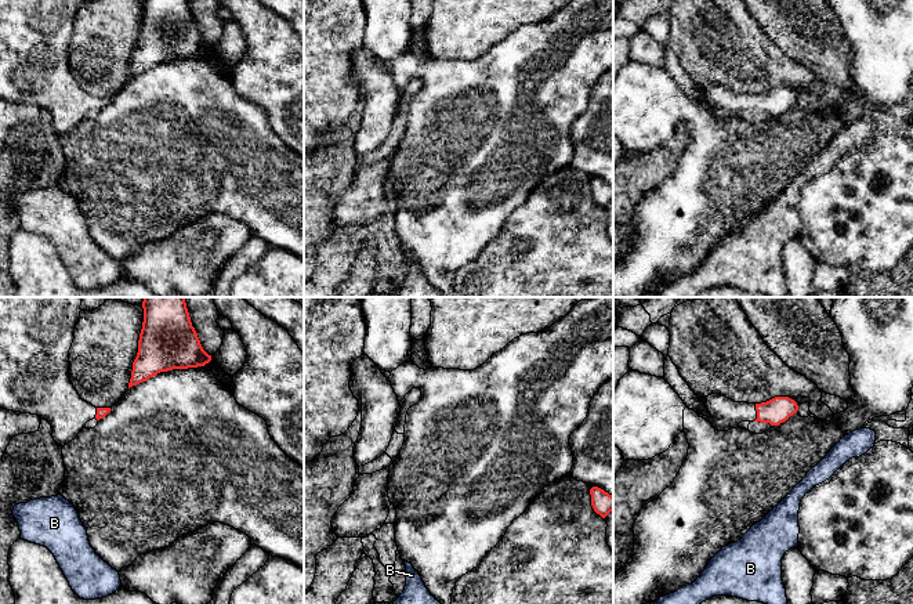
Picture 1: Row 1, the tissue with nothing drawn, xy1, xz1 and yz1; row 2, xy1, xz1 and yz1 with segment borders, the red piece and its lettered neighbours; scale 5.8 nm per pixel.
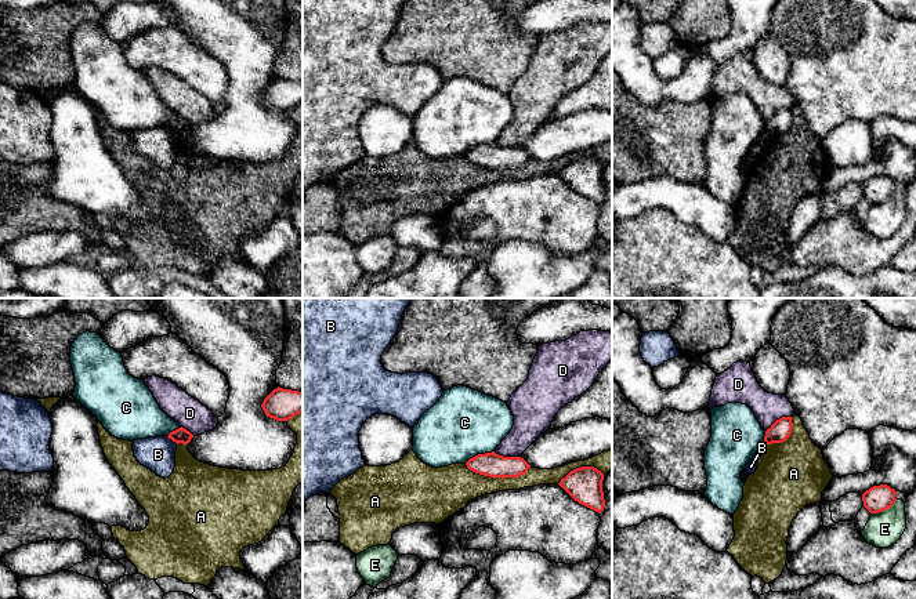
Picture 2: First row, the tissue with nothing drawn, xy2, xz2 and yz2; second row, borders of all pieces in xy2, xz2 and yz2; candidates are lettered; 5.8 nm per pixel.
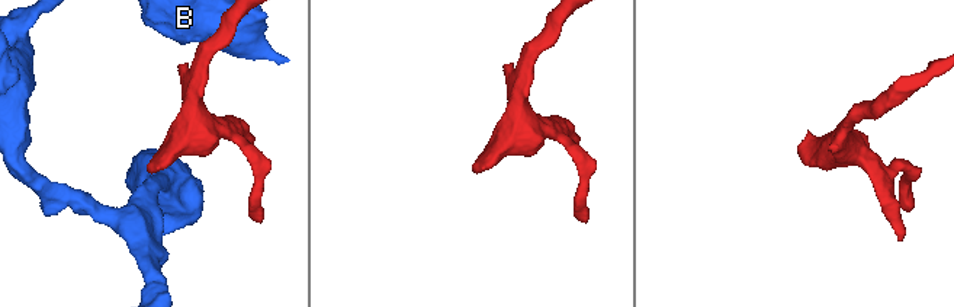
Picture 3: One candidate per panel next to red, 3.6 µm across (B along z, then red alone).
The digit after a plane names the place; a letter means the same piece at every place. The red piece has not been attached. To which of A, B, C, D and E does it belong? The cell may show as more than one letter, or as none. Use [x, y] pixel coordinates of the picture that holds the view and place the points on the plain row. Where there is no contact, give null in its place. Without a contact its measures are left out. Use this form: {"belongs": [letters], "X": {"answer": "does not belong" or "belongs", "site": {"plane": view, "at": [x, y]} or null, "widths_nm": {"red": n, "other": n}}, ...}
{"belongs": [], "A": {"answer": "does not belong", "site": {"plane": "xz2", "at": [498, 167]}, "widths_nm": {"red": 140, "other": 240}}, "B": {"answer": "does not belong", "site": {"plane": "xy2", "at": [172, 130]}, "widths_nm": {"red": 90, "other": 200}}, "C": {"answer": "does not belong", "site": {"plane": "xz2", "at": [478, 145]}, "widths_nm": {"red": 140, "other": 400}}, "D": {"answer": "does not belong", "site": {"plane": "yz2", "at": [779, 109]}, "widths_nm": {"red": 120, "other": 170}}, "E": {"answer": "does not belong", "site": {"plane": "yz2", "at": [884, 200]}, "widths_nm": {"red": 160, "other": 200}}}

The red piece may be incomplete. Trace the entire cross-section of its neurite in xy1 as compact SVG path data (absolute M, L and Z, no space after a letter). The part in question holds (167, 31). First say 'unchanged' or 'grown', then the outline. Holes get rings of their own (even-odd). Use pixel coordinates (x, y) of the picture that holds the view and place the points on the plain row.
unchanged; M144 0L128 79L160 62L204 57L210 51L188 0Z

